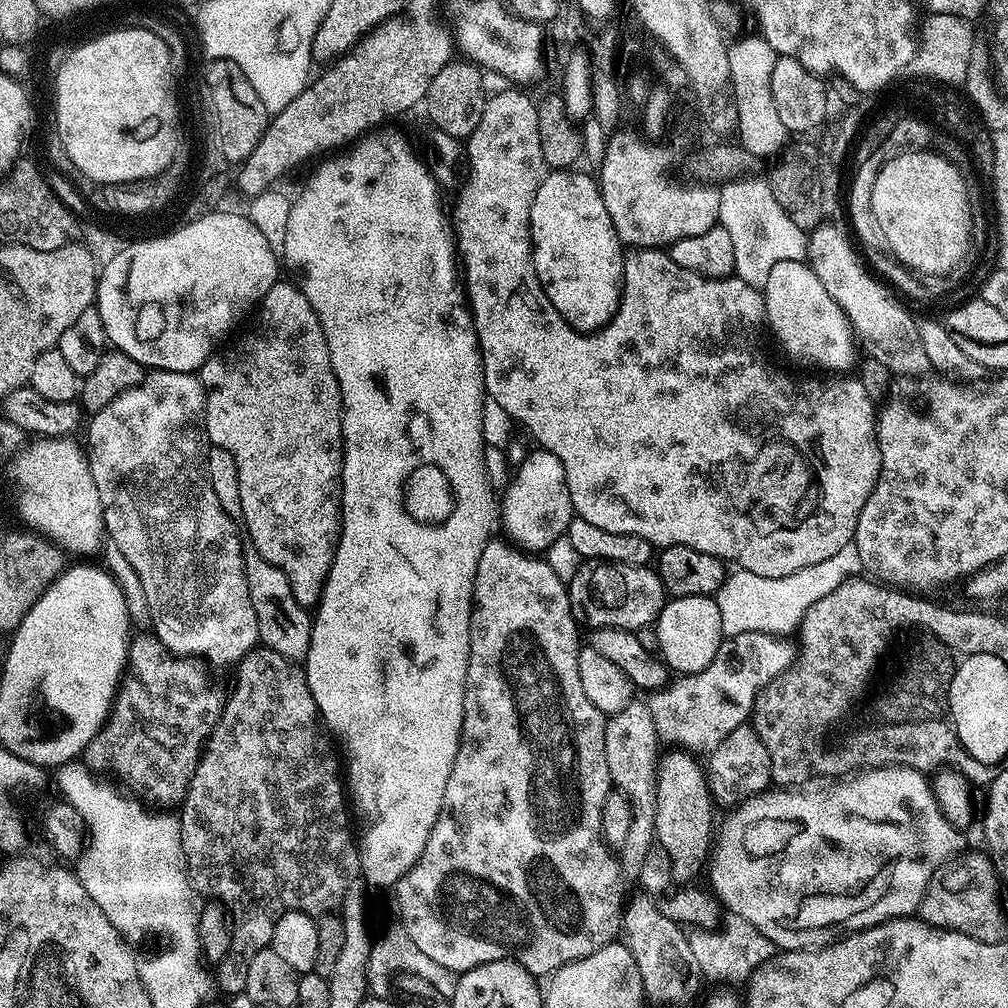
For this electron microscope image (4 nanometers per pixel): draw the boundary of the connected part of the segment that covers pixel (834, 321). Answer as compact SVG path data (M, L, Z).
M804 260L778 262L770 270L764 287L764 314L767 327L776 340L796 360L805 360L816 368L825 368L828 374L844 374L857 363L858 344L844 311L826 294L818 274Z

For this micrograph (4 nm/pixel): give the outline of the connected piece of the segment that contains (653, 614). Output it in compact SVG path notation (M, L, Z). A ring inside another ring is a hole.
M600 562L595 565L592 573L587 572L587 567L581 566L574 574L572 580L567 581L566 587L568 597L572 603L573 613L581 614L593 625L593 629L601 628L627 628L635 630L655 625L657 616L666 603L664 584L660 580L660 573L648 566L638 564L614 564L611 562Z

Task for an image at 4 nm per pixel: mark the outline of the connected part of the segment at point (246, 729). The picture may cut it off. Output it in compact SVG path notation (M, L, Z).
M257 646L245 654L235 672L236 689L223 701L220 719L216 721L212 733L204 741L200 761L192 775L188 792L184 795L178 808L180 837L182 838L184 861L188 867L188 880L201 897L208 896L204 898L224 905L224 910L230 917L232 948L226 954L226 958L214 968L216 984L228 996L240 996L246 992L247 967L250 966L251 959L259 951L271 945L274 926L278 922L278 918L282 918L282 914L305 912L307 916L319 918L335 913L343 905L345 898L353 891L352 883L361 875L360 850L354 836L352 840L352 828L348 825L348 808L344 805L346 788L342 783L342 764L338 756L338 761L336 761L336 756L332 753L333 741L329 739L322 727L320 711L314 702L314 694L308 685L305 669L299 663L282 658L282 654L278 654L274 650Z

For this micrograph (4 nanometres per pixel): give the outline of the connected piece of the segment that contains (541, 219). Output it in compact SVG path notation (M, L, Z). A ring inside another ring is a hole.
M549 171L542 186L538 186L534 194L534 206L530 210L532 261L546 298L550 298L550 302L558 310L558 314L562 314L564 321L579 332L595 332L612 321L612 315L620 305L620 293L626 279L626 248L620 243L610 214L606 214L606 202L600 193L597 177L587 176L580 171Z

